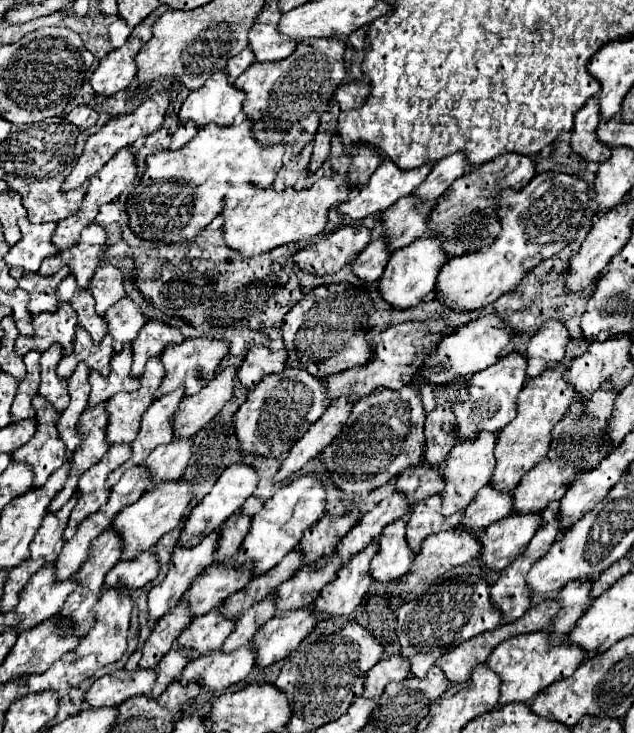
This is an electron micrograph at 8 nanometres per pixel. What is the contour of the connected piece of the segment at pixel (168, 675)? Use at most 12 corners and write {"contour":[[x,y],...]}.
{"contour":[[173,648],[157,664],[151,692],[159,698],[181,676],[191,652]]}

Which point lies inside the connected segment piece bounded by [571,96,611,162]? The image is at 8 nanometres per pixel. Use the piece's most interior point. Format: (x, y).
(584, 142)

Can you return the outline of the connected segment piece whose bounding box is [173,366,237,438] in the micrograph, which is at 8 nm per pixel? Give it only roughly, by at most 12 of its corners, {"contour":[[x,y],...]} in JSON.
{"contour":[[237,366],[217,370],[173,418],[195,436],[233,396]]}

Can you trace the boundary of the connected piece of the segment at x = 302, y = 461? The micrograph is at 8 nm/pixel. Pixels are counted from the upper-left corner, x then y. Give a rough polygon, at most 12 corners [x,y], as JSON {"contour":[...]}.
{"contour":[[335,400],[295,442],[275,482],[301,470],[343,430],[353,408]]}

